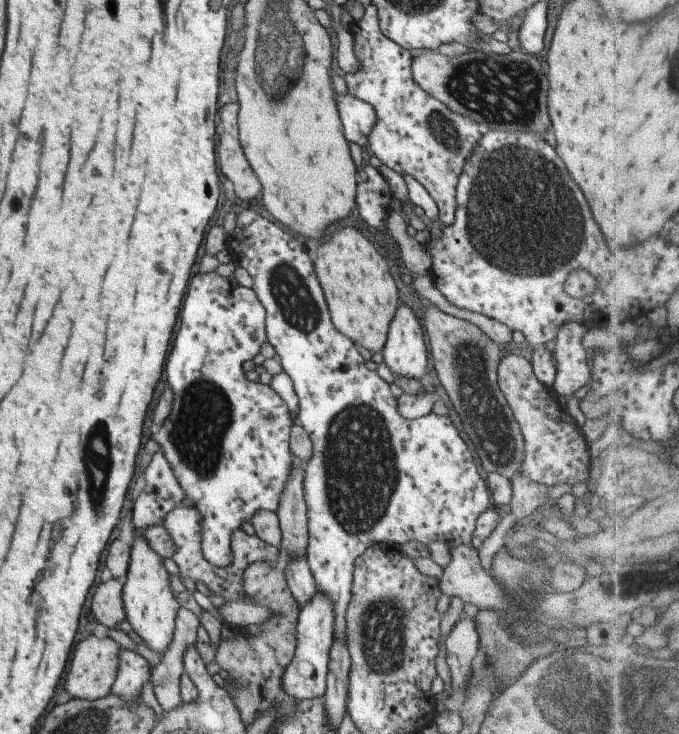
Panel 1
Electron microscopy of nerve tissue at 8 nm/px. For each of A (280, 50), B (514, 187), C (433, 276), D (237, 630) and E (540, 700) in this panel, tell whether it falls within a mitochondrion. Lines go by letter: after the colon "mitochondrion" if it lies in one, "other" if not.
A: mitochondrion
B: mitochondrion
C: other
D: other
E: mitochondrion

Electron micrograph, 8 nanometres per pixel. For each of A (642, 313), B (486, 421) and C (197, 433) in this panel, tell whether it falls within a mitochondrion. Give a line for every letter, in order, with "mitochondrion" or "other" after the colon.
A: other
B: mitochondrion
C: mitochondrion

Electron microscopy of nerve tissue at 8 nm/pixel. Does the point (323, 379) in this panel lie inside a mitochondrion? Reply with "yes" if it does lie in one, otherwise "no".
no

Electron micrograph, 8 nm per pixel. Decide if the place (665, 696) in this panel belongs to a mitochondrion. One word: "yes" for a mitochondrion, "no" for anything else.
yes

